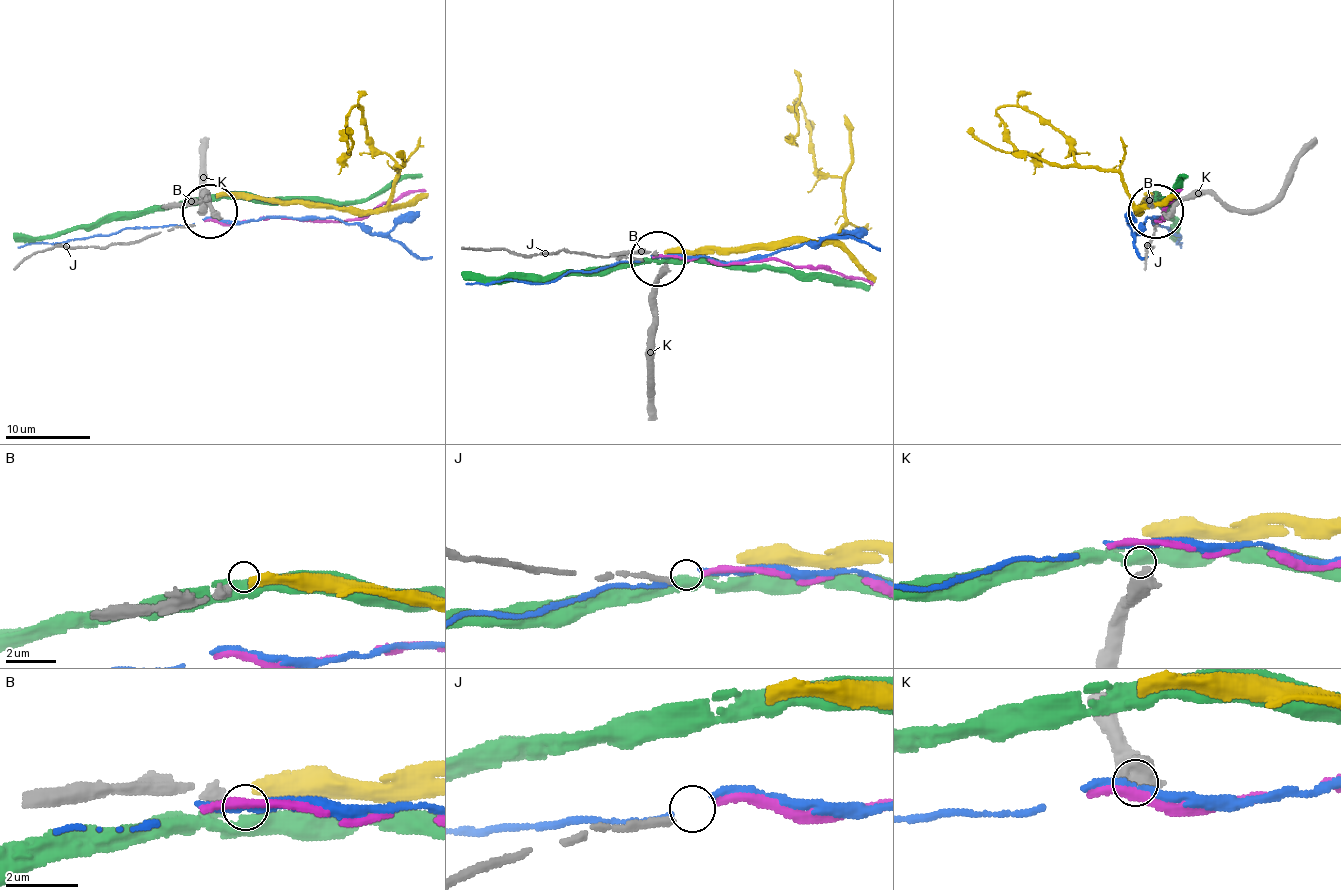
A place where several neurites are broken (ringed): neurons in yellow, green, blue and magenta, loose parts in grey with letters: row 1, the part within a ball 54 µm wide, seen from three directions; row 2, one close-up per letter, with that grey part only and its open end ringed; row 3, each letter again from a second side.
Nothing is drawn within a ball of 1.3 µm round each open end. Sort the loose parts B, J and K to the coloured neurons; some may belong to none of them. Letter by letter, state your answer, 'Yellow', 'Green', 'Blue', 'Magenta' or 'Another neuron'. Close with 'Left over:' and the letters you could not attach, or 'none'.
B: Yellow
J: Magenta
K: Another neuron
Left over: K

